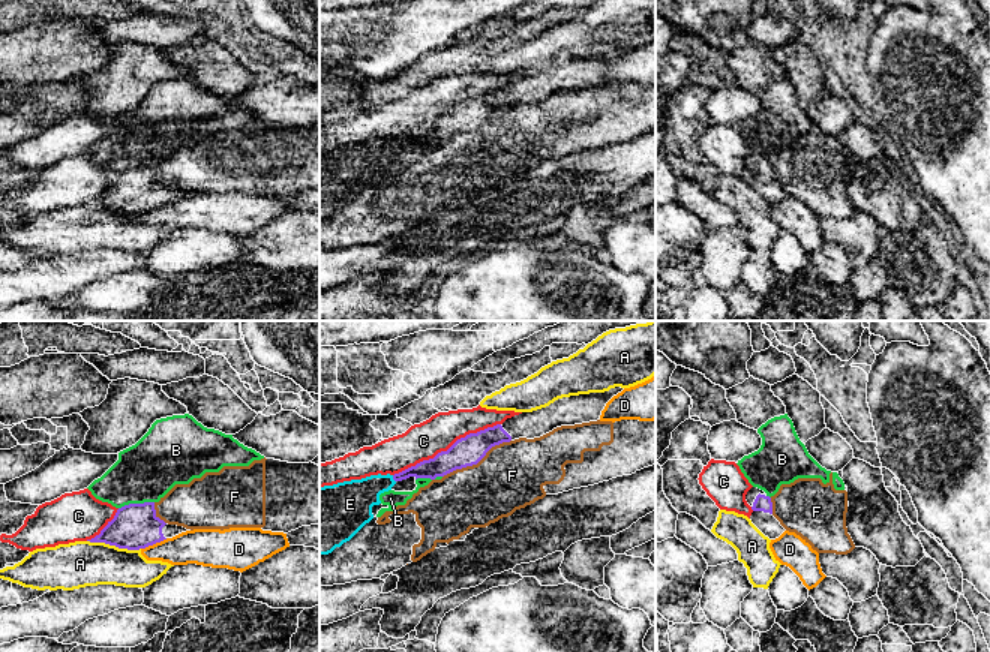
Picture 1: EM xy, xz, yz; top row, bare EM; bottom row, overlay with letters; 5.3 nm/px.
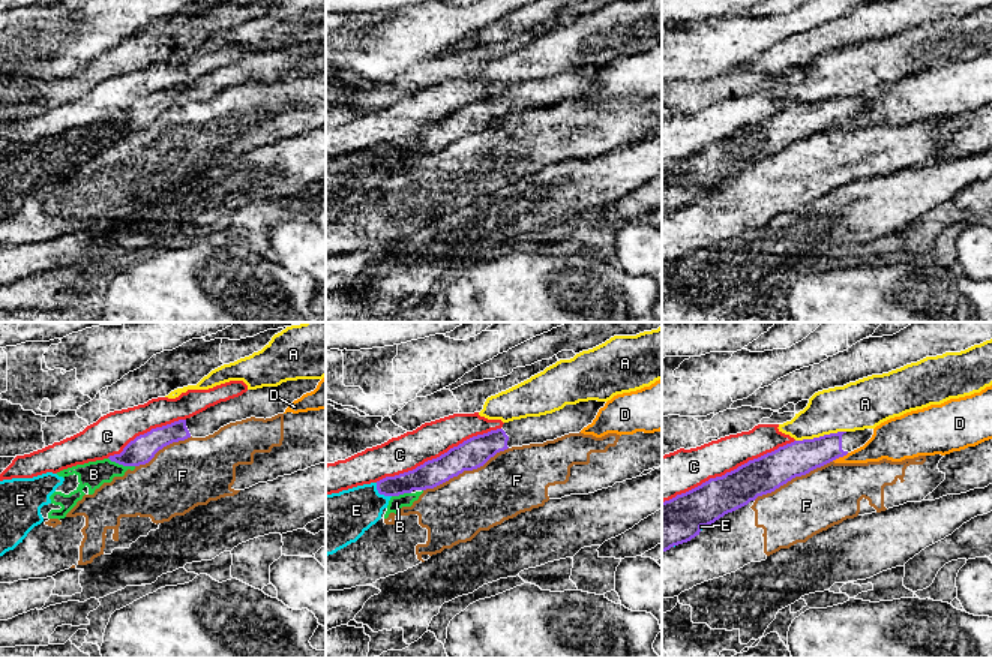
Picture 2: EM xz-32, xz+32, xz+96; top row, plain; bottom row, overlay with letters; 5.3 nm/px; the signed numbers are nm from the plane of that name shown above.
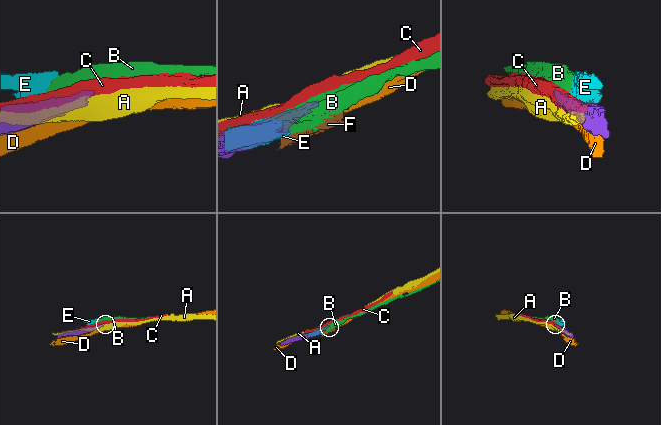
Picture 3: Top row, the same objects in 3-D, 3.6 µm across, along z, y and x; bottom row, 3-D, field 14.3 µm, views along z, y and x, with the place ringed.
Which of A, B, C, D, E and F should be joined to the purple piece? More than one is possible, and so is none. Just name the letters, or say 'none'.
none

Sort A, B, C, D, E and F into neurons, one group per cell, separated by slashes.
A / B E / C / D / F

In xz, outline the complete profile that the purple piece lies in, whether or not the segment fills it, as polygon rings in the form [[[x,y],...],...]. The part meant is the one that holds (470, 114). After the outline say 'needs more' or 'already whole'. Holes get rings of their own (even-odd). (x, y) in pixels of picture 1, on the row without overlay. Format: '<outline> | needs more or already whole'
[[[615,51],[604,57],[562,61],[546,72],[522,76],[507,82],[502,88],[458,103],[447,115],[394,138],[393,144],[402,145],[410,141],[435,144],[456,133],[477,129],[492,111],[502,106],[519,102],[534,103],[561,90],[597,85],[606,67],[622,54]]] | needs more

